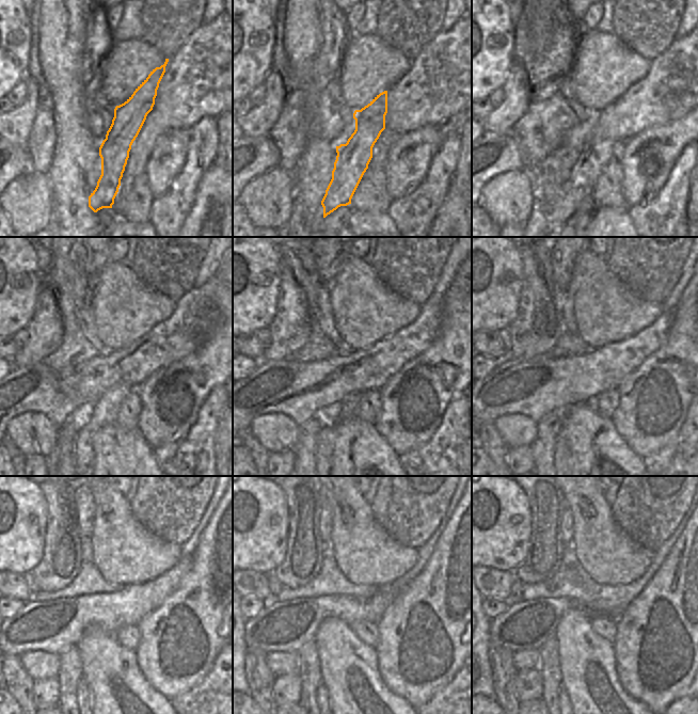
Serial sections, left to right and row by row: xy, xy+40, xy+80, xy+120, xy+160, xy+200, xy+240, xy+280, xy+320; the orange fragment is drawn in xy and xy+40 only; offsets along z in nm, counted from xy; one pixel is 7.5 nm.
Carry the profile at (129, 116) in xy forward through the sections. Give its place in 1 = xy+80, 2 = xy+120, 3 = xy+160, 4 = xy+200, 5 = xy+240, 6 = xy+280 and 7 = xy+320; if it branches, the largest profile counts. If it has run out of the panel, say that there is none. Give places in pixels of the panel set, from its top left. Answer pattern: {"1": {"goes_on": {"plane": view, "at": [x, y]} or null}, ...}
{"1": {"goes_on": {"plane": "xy+80", "at": [580, 185]}}, "2": {"goes_on": {"plane": "xy+120", "at": [104, 413]}}, "3": {"goes_on": {"plane": "xy+160", "at": [348, 407]}}, "4": {"goes_on": {"plane": "xy+200", "at": [561, 454]}}, "5": {"goes_on": {"plane": "xy+240", "at": [82, 691]}}, "6": {"goes_on": {"plane": "xy+280", "at": [322, 693]}}, "7": {"goes_on": {"plane": "xy+320", "at": [562, 693]}}}

